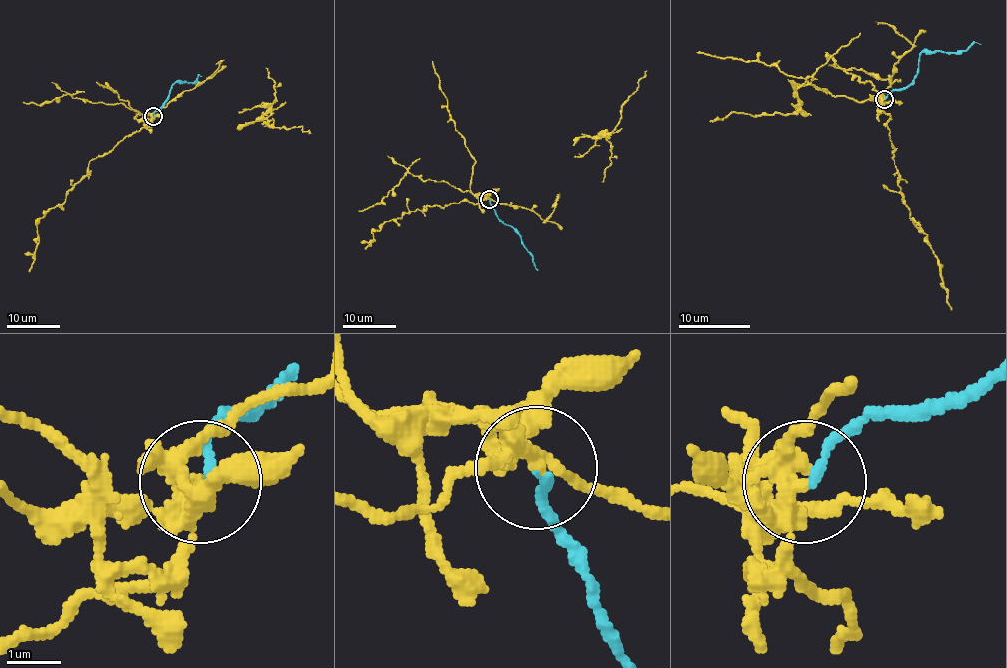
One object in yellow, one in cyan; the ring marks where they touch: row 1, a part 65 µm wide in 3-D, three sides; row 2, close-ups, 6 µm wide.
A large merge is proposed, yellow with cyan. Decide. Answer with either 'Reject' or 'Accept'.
Reject

